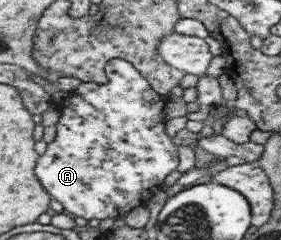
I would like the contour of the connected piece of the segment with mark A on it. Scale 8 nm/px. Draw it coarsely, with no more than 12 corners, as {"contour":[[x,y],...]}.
{"contour":[[114,59],[58,105],[38,162],[86,220],[145,207],[180,166],[167,96]]}

